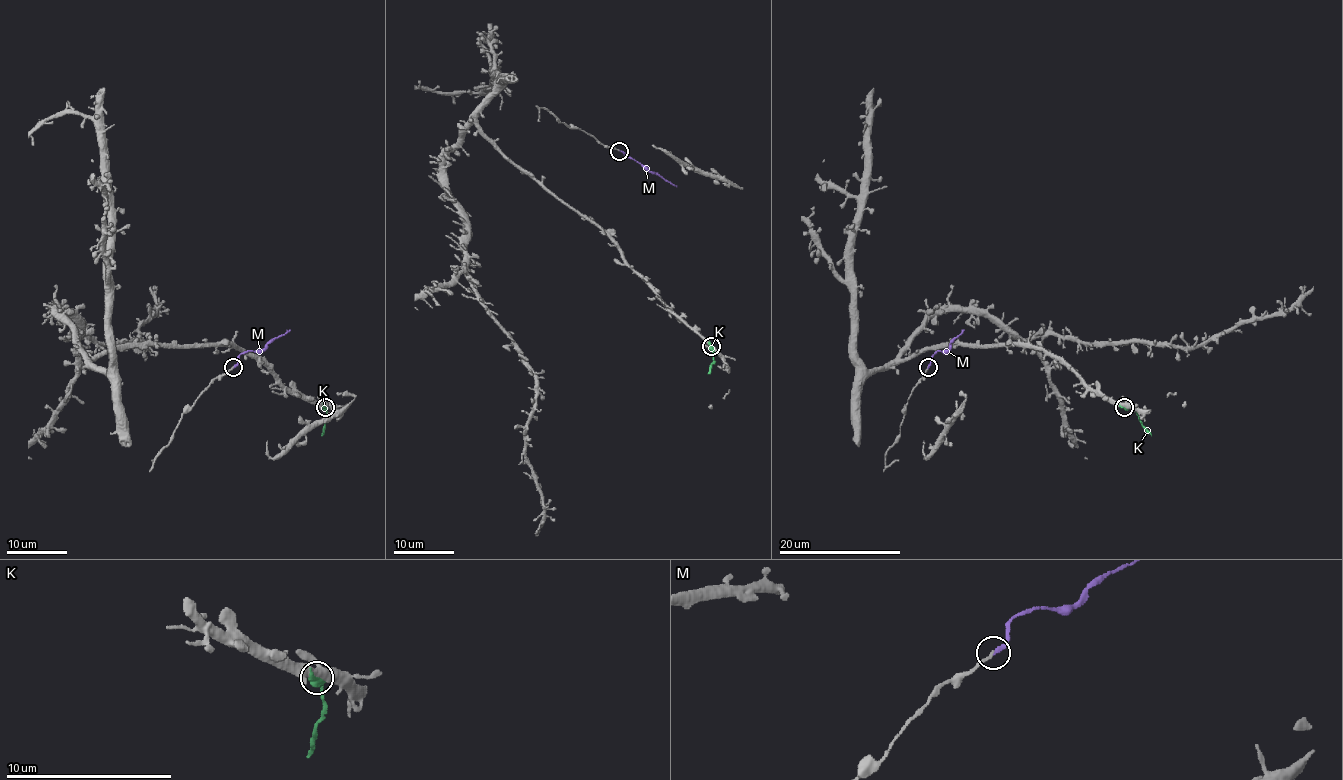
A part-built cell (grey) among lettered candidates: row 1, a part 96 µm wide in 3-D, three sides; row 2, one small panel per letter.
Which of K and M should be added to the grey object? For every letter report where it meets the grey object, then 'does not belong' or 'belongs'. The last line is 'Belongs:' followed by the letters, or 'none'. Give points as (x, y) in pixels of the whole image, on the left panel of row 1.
K: meets grey at (325, 407); does not belong
M: meets grey at (233, 367); belongs
Belongs: M

